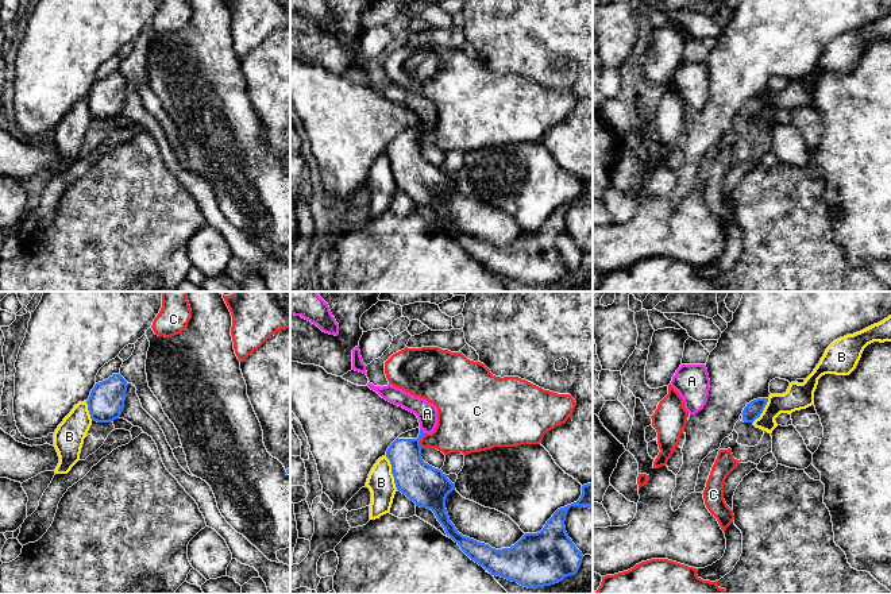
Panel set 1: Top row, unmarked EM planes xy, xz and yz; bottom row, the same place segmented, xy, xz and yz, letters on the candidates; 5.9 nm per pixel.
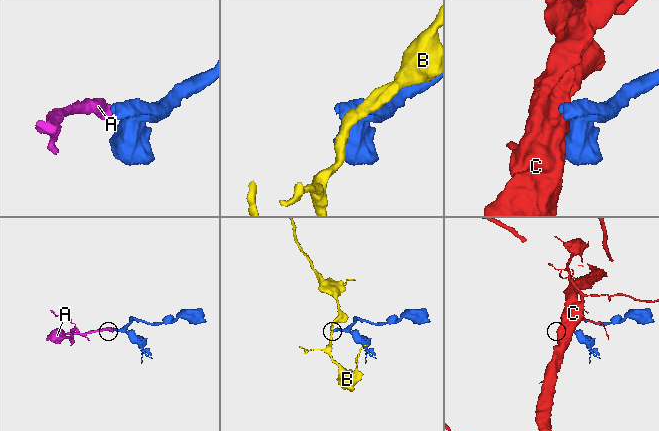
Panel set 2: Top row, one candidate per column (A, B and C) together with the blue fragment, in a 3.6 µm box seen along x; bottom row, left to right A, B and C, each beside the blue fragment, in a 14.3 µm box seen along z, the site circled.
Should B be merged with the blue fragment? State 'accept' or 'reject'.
reject

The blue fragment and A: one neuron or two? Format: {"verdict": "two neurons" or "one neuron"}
{"verdict": "one neuron"}

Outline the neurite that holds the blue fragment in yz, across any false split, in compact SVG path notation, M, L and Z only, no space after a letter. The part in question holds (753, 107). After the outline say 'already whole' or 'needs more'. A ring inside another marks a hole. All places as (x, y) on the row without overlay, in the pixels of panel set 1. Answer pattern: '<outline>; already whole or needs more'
M757 96L747 101L747 104L742 108L742 119L744 120L753 120L756 116L760 115L763 111L765 103L768 100L768 96Z; already whole

